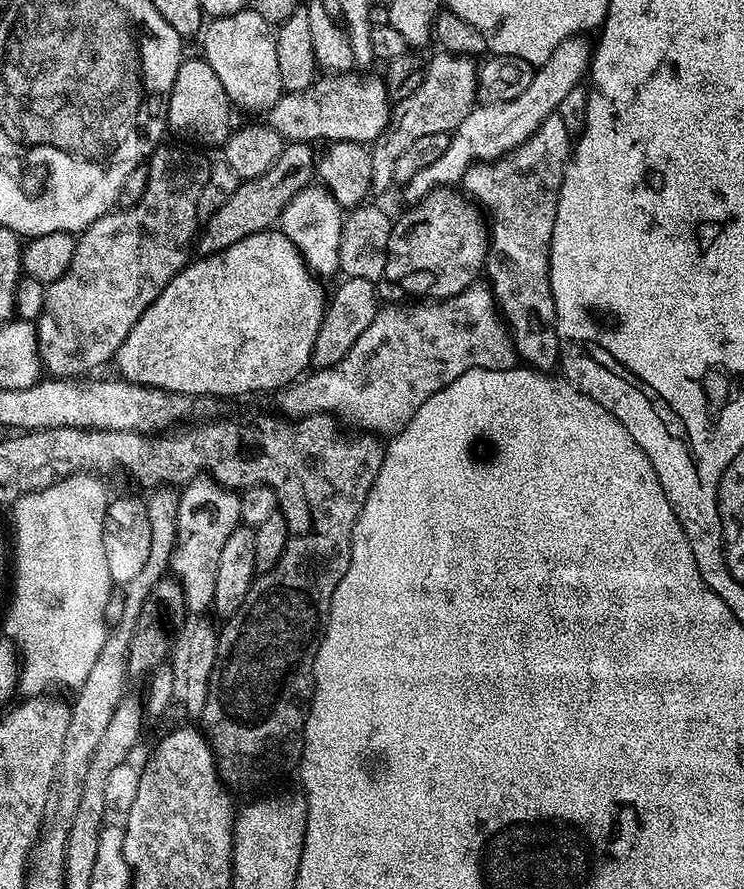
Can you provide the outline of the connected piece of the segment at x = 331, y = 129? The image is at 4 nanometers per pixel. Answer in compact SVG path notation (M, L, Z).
M324 74L313 80L305 92L285 92L266 114L267 123L288 142L349 140L365 146L371 145L383 134L393 105L379 75L352 75Z

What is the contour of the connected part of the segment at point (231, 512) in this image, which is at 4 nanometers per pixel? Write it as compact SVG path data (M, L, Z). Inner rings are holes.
M207 474L196 476L183 485L178 495L178 526L170 572L184 591L185 609L192 614L204 614L212 607L222 546L226 546L226 538L230 538L230 534L234 534L234 530L242 524L240 498L233 489L225 488Z

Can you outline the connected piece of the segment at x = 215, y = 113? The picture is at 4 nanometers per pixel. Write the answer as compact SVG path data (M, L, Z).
M196 56L177 65L174 86L169 89L164 108L164 118L180 134L194 136L204 144L223 145L230 135L230 110L232 103L214 70L201 57Z

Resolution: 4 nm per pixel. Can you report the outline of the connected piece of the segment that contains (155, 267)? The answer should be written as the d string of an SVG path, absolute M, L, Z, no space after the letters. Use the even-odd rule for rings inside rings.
M160 146L155 149L147 157L146 167L148 170L148 181L146 182L146 190L142 194L142 198L138 198L136 204L130 204L121 207L121 212L117 210L105 211L104 215L97 216L93 224L87 225L76 236L76 245L74 246L74 258L70 258L70 264L66 266L66 272L62 274L53 284L47 285L44 289L44 301L42 302L42 314L34 322L36 326L36 345L38 346L38 354L40 355L40 367L49 377L52 378L80 378L85 374L92 374L95 368L100 368L104 363L111 361L117 350L122 346L122 342L126 340L126 334L130 334L130 330L134 326L134 322L138 322L138 318L142 318L142 314L149 306L158 298L158 294L162 294L162 290L166 290L168 283L184 269L185 264L189 263L188 247L193 247L194 241L198 236L198 217L196 215L196 203L200 197L202 186L206 186L206 178L210 178L210 170L212 164L200 152L191 152L188 148L164 148Z

